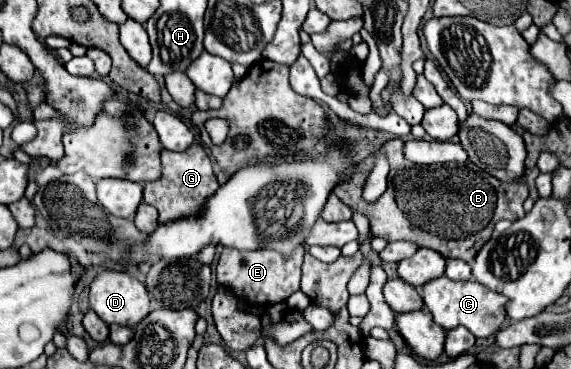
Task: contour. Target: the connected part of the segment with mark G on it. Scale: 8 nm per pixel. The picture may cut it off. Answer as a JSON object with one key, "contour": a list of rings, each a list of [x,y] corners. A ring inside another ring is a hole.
{"contour":[[[191,144],[183,152],[161,152],[161,162],[163,162],[163,174],[161,180],[147,182],[143,190],[143,202],[155,206],[159,210],[159,222],[165,224],[169,220],[177,220],[183,216],[193,216],[199,214],[205,200],[219,188],[217,178],[211,168],[211,160],[205,154],[203,146]]]}

